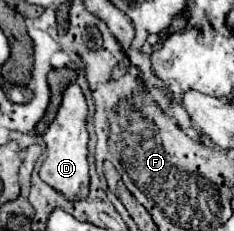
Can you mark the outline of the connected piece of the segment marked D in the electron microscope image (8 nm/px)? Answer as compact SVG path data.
M69 84L63 92L63 102L59 106L59 112L55 120L49 124L49 128L43 134L43 140L47 144L47 158L39 170L39 176L43 182L47 182L53 190L61 192L67 200L83 200L89 190L89 164L87 164L87 128L85 128L85 114L87 104L81 94L81 88L77 84Z

